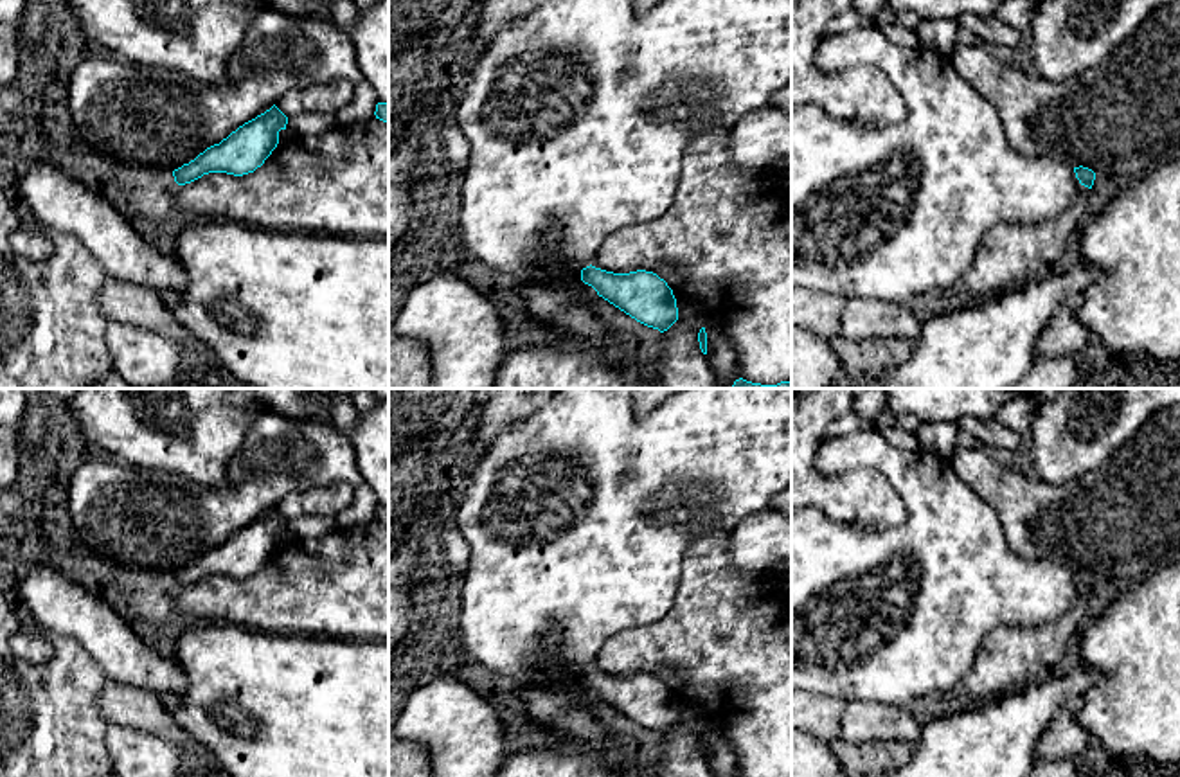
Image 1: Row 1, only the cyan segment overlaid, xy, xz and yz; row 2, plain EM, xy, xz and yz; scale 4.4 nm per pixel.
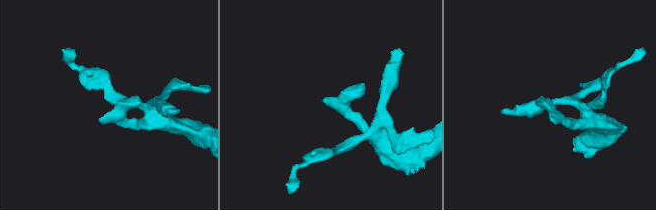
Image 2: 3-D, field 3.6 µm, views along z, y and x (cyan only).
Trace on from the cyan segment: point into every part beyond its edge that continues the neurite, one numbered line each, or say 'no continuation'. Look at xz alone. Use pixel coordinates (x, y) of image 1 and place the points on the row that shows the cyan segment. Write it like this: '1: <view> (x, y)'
no continuation

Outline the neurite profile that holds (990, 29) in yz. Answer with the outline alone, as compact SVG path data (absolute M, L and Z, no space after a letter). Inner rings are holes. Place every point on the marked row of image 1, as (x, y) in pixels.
M962 14L959 16L959 25L971 31L975 36L982 40L982 43L1018 47L1024 32L1002 23L995 16L977 16L977 14Z

